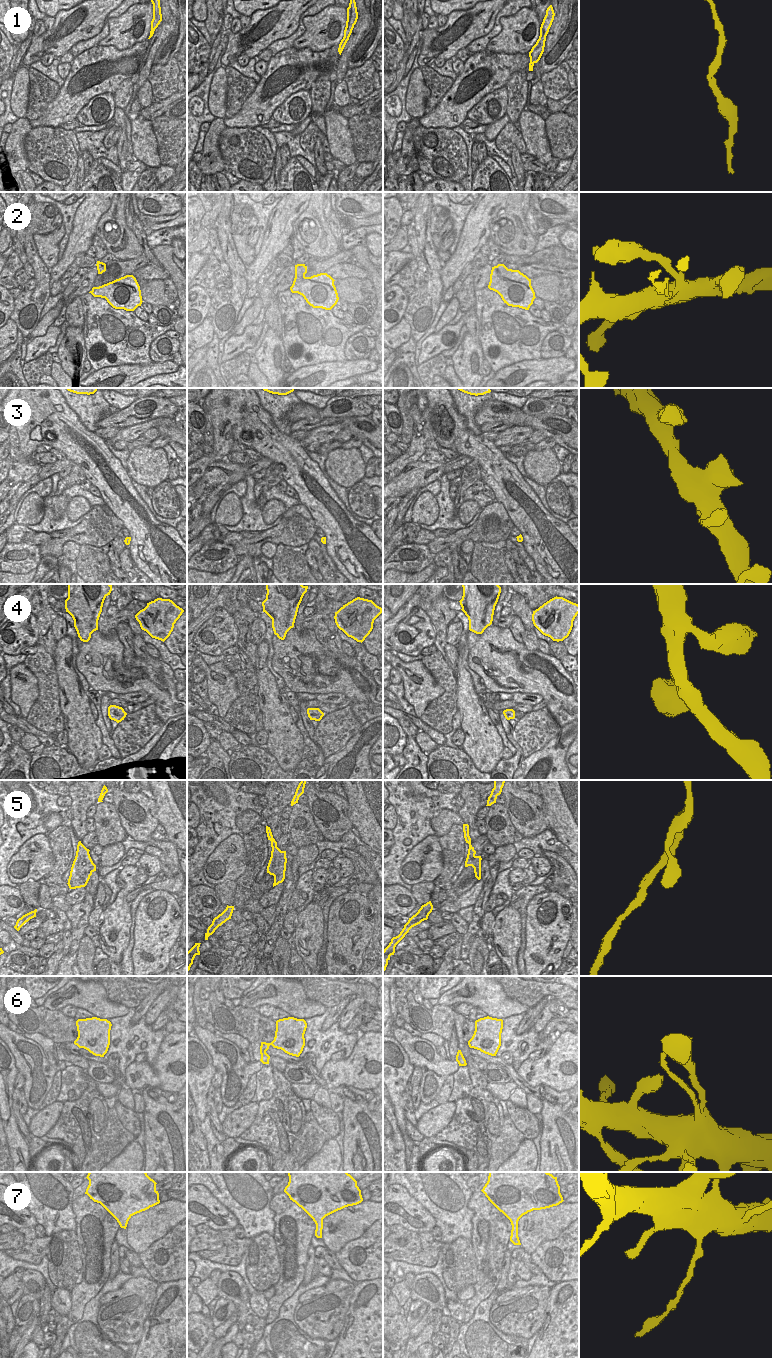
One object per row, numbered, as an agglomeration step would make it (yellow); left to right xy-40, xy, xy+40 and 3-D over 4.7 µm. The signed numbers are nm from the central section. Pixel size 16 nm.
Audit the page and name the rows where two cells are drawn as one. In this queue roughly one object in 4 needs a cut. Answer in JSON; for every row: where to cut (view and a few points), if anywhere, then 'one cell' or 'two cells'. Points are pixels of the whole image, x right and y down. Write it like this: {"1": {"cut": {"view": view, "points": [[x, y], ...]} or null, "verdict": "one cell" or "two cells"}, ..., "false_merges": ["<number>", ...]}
{"1": {"cut": null, "verdict": "one cell"}, "2": {"cut": null, "verdict": "one cell"}, "3": {"cut": null, "verdict": "one cell"}, "4": {"cut": null, "verdict": "one cell"}, "5": {"cut": null, "verdict": "one cell"}, "6": {"cut": null, "verdict": "one cell"}, "7": {"cut": {"view": "xy", "points": [[320, 1222], [316, 1228]]}, "verdict": "two cells"}, "false_merges": ["7"]}

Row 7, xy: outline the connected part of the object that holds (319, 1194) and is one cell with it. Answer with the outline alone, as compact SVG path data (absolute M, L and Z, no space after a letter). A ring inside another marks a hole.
M288 1172L288 1176L284 1192L313 1219L316 1228L319 1223L323 1227L326 1216L363 1201L357 1181L347 1172Z

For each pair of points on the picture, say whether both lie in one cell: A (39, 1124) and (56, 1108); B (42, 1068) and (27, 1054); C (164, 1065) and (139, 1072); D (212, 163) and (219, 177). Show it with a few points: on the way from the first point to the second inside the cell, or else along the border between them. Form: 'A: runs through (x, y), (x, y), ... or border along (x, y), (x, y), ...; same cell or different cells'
A: runs through (43, 1121), (52, 1112); same cell
B: runs through (38, 1065), (31, 1058); same cell
C: runs through (158, 1071), (145, 1072); same cell
D: border along (221, 171), (210, 175); different cells

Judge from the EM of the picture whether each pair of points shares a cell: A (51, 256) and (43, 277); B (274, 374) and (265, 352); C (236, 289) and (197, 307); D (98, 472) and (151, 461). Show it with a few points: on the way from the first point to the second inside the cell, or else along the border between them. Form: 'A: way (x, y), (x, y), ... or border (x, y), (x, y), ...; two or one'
A: border (36, 246), (39, 257), (49, 269); two
B: way (273, 369), (270, 357); one
C: border (211, 298), (211, 304), (205, 317); two
D: border (126, 470), (131, 480); two

